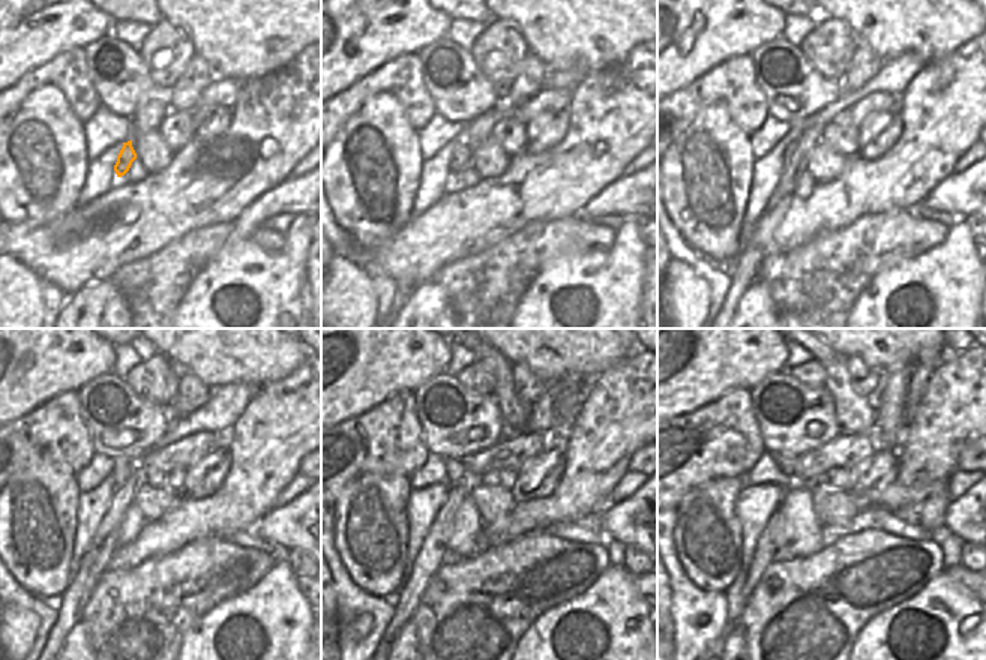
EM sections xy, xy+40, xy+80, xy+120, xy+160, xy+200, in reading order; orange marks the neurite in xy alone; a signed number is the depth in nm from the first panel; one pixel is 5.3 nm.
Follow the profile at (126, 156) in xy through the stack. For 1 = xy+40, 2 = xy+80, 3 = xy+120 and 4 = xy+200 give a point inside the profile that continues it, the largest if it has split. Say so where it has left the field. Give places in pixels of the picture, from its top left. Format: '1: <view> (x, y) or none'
1: xy+40 (461, 158)
2: xy+80 (797, 128)
3: xy+120 (123, 467)
4: xy+200 (785, 462)

